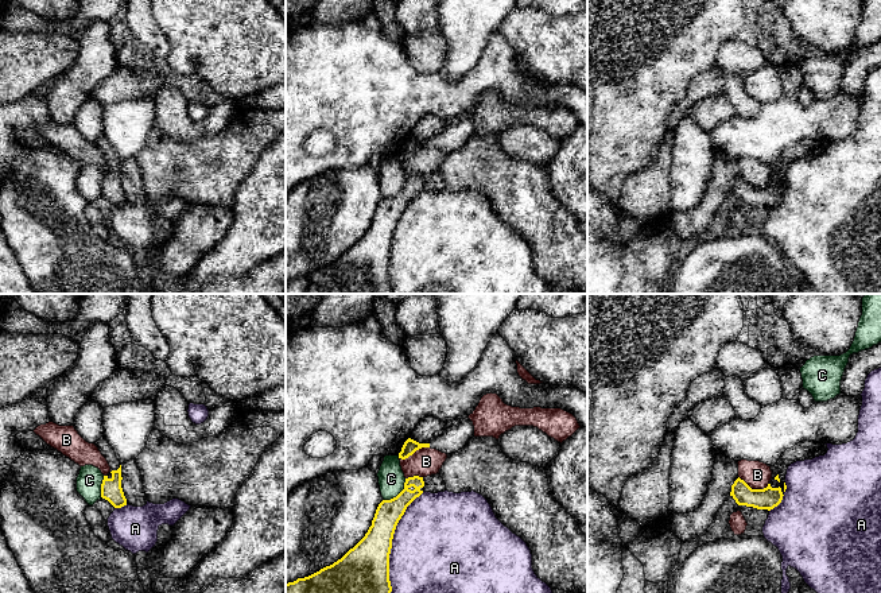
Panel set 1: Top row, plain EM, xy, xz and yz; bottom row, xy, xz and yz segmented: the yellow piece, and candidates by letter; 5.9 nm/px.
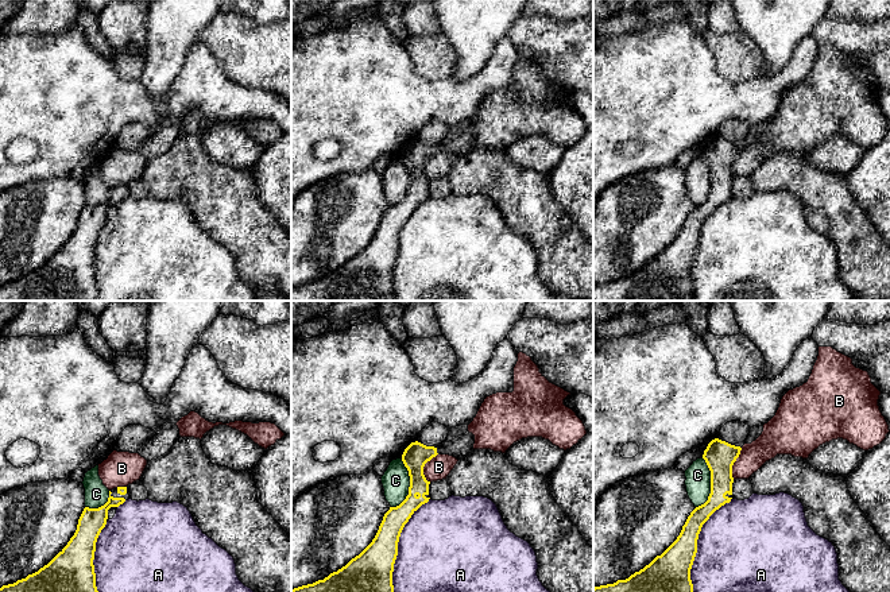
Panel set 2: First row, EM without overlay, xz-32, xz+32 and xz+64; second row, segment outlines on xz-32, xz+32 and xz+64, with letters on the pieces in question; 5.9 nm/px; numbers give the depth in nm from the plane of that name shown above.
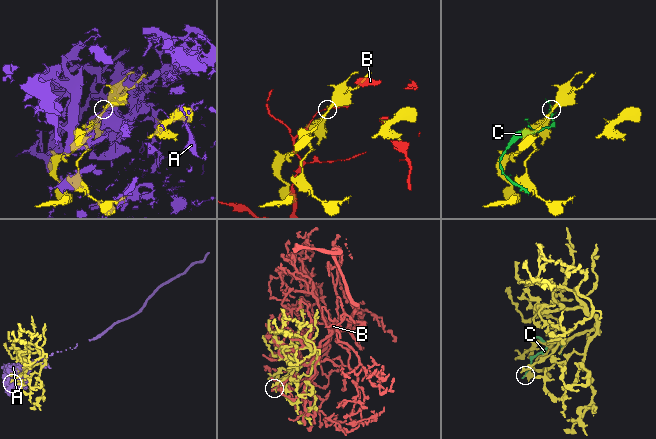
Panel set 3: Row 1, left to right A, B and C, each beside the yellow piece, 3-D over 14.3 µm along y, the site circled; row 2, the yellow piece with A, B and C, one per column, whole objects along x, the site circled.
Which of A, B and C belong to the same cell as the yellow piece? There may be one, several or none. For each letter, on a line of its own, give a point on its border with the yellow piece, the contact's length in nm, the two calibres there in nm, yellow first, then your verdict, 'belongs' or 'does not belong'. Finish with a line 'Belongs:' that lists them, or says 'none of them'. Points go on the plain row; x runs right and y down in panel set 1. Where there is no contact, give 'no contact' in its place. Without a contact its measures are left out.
A: xz (391, 241) | 650 nm | 320/500 nm | does not belong
B: yz (753, 188) | 190 nm | 130/160 nm | does not belong
C: xz (399, 192) | 190 nm | 150/160 nm | does not belong
Belongs: none of them

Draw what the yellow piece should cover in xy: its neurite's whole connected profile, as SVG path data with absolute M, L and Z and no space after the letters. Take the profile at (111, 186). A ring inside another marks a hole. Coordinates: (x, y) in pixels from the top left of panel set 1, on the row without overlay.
M104 133L94 143L98 146L110 164L110 170L104 174L101 182L101 195L108 198L115 206L121 206L127 204L127 197L121 186L121 162Z

